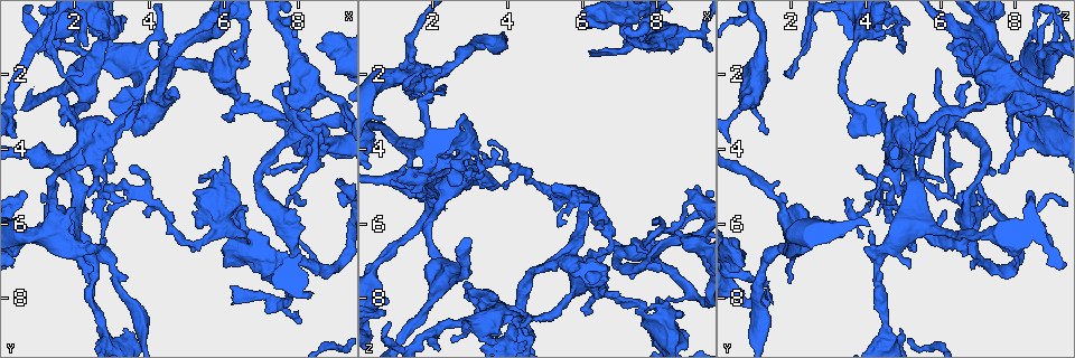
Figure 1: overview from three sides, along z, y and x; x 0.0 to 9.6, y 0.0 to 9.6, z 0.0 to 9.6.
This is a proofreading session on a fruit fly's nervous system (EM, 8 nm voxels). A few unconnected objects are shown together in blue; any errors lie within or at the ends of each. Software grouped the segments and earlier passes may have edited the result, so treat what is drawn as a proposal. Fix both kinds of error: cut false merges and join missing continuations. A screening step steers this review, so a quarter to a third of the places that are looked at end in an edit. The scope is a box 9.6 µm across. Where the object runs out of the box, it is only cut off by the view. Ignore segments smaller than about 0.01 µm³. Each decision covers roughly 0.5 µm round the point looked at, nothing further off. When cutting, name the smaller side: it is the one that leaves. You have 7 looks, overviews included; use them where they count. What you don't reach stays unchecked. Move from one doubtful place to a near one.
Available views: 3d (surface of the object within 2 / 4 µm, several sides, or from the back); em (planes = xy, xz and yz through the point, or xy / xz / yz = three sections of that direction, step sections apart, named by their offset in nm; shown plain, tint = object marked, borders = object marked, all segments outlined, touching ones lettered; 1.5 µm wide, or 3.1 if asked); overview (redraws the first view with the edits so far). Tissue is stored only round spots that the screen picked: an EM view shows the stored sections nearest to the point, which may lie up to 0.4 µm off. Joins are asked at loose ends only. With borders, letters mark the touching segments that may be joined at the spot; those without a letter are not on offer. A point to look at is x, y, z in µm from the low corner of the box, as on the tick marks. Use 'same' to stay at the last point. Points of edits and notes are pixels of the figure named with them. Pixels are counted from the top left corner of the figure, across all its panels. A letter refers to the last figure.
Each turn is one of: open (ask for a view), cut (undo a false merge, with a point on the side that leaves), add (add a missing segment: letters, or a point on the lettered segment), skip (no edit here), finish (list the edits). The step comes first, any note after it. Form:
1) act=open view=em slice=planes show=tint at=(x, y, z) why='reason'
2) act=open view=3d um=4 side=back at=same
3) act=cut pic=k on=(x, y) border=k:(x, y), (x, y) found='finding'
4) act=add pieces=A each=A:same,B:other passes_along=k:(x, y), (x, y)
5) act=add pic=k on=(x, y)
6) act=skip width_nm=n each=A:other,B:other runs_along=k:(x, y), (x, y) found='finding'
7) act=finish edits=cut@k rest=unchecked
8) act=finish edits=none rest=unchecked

act=open view=3d um=4 at=(6.70, 1.60, 6.70) why='branch stops here'

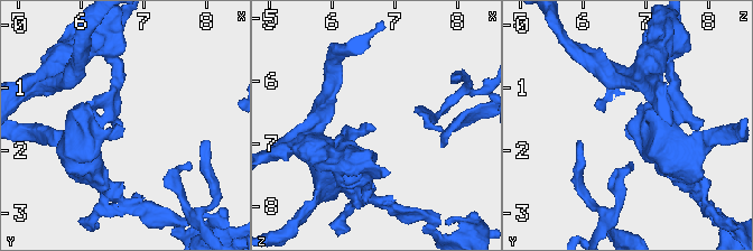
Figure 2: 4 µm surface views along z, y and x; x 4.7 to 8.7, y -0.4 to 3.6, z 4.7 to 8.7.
act=open view=em slice=yz step=4 show=tint at=(6.70, 1.65, 6.75)

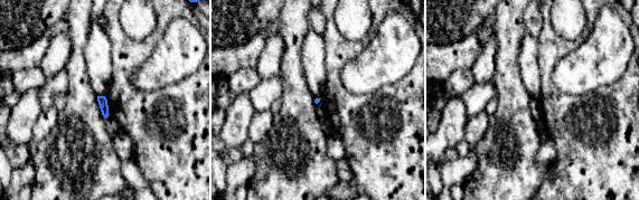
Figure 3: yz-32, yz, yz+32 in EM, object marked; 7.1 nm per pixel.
act=open view=em slice=planes show=borders at=same why='another direction'

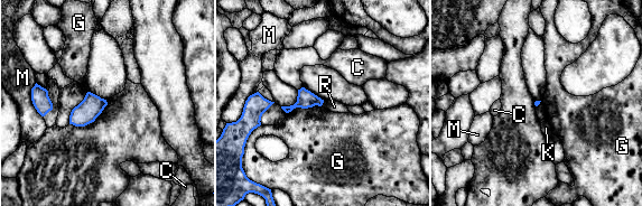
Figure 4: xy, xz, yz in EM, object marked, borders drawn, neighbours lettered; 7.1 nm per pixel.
act=skip each=C:other,G:other,K:other,M:other,R:other border=4:(324, 101), (320, 105) found='none of them fits'

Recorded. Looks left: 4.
act=open view=em um=3.1 slice=xy step=8 show=tint at=(6.95, 6.85, 6.70) why='branch stops here'

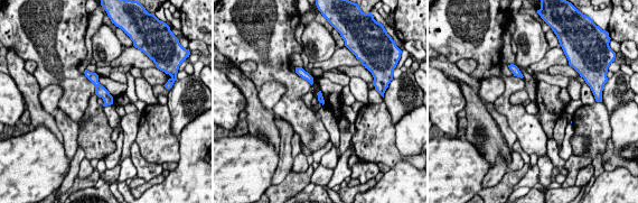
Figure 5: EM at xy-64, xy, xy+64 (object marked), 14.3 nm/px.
act=open view=em um=3.1 slice=planes show=borders at=same

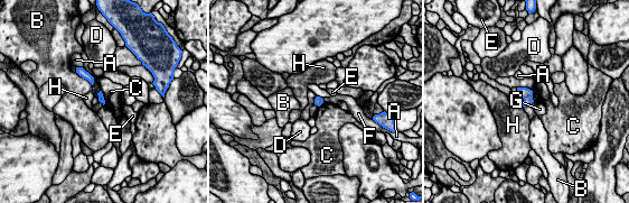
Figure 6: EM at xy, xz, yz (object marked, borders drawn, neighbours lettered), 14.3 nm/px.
act=skip longest_contact=B:280nm each=A:other,B:other,C:other,D:other,E:other,F:other,G:other,H:other border=6:(100, 101), (103, 104) found='no lettered segment goes on from it'

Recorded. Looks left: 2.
act=open view=em slice=planes show=borders at=(6.00, 4.25, 5.55) why='free end'

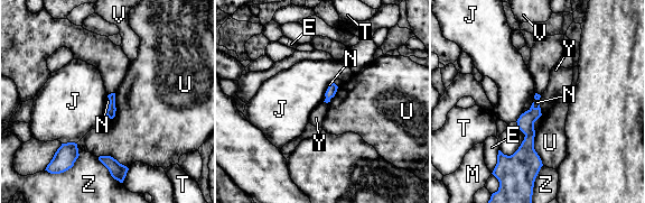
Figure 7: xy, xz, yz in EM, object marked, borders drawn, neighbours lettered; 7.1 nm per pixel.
act=skip each=E:other,J:other,M:other,N:other,T:other,U:other,V:other,Y:other,Z:other border=7:(533, 102), (515, 121) found='none of them fits'

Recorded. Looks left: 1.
act=finish edits=none rest=unchecked

